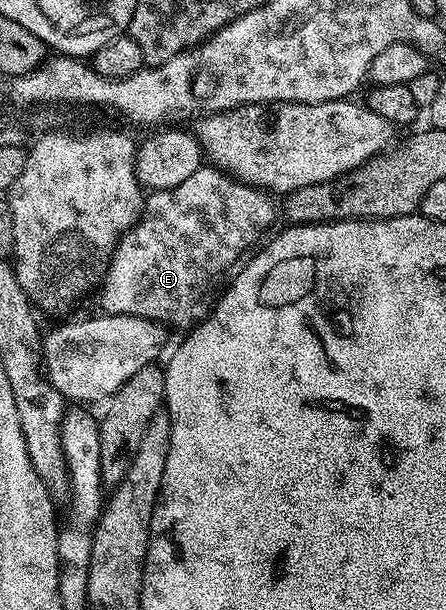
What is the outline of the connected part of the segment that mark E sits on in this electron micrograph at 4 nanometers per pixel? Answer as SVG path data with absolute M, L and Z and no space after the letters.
M215 167L194 171L194 175L178 183L178 187L149 192L144 198L140 218L120 236L112 252L106 276L99 286L100 309L114 316L138 316L165 327L173 325L179 331L199 325L218 300L224 272L249 252L248 245L254 244L256 236L270 228L272 220L278 217L277 202L275 205L271 200L275 201L265 190L238 181Z

